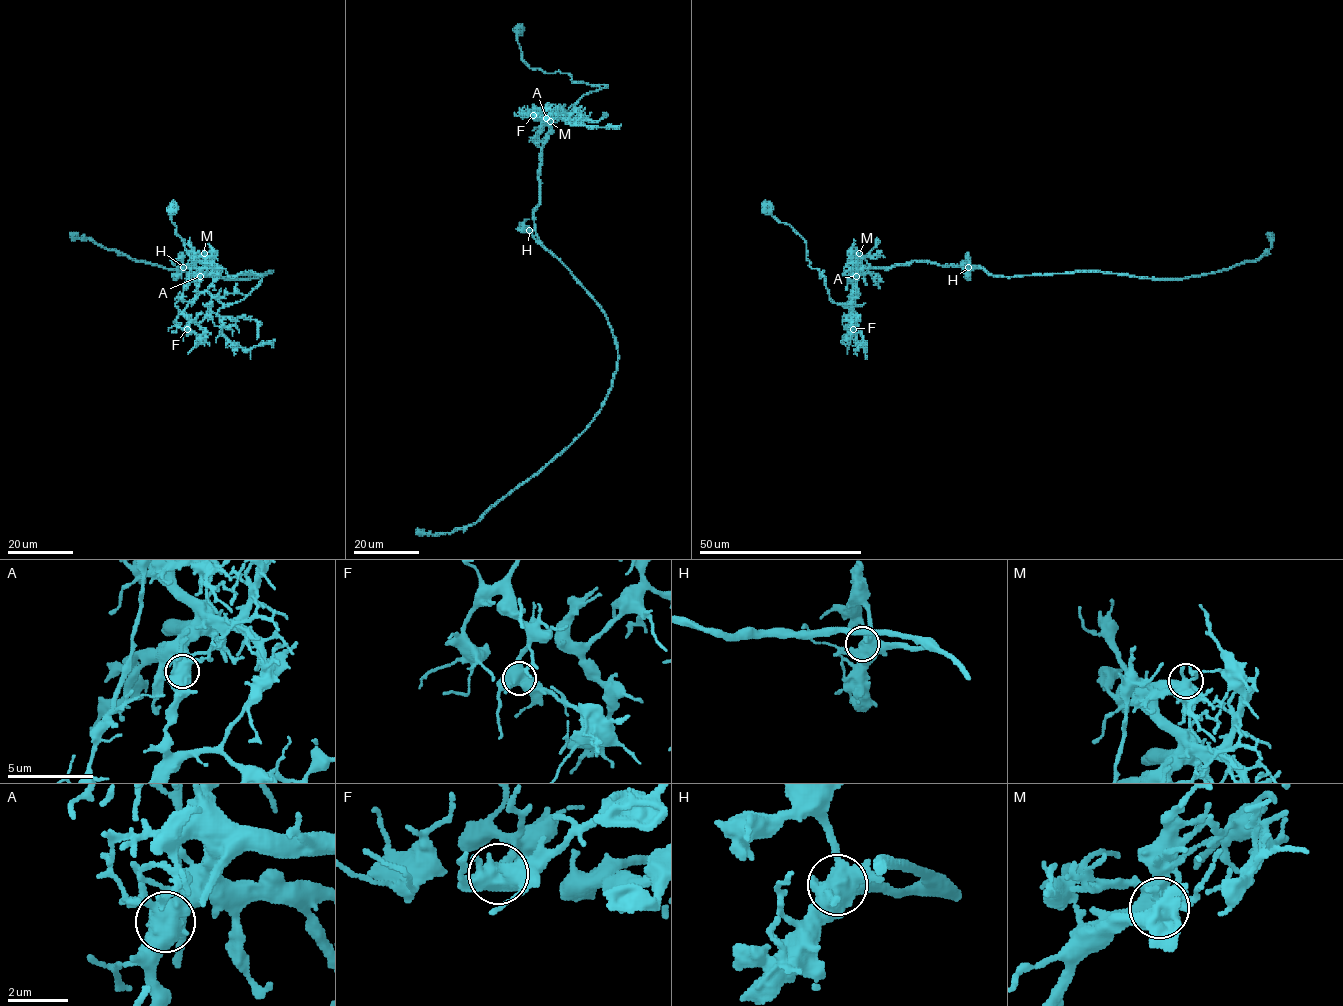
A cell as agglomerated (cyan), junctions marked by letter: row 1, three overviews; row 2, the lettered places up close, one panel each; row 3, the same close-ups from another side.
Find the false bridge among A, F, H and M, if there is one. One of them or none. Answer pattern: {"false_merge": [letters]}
{"false_merge": ["A"]}

